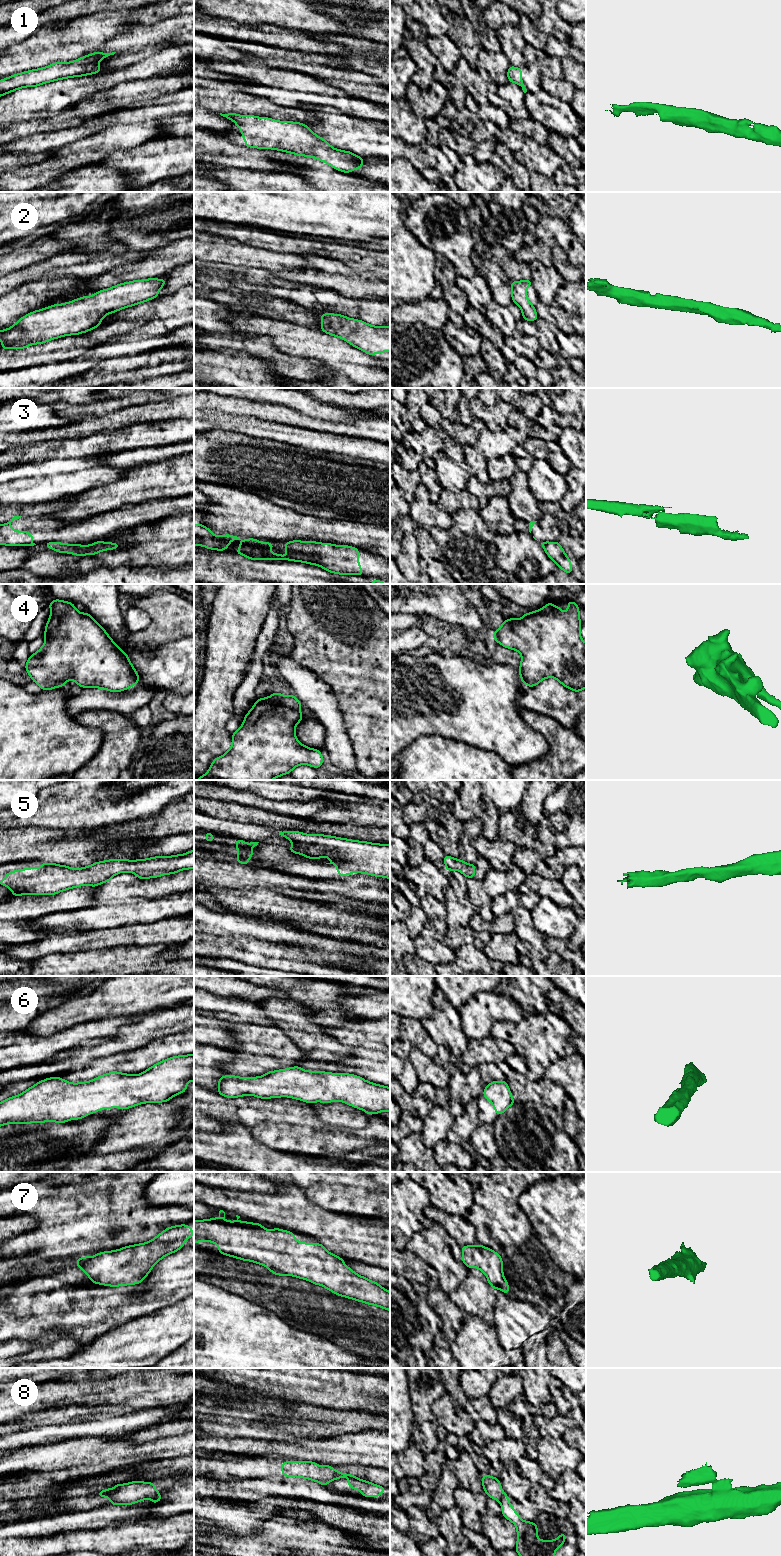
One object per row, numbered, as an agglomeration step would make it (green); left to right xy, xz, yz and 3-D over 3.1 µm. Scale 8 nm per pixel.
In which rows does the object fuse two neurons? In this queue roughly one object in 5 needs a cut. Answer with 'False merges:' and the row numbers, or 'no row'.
False merges: 3, 8

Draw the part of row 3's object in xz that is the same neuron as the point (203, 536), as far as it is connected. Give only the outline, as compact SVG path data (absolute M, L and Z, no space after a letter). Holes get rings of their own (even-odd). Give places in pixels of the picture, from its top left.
M194 524L194 545L203 546L211 550L224 551L233 540L241 540L240 537L225 534L216 536L203 524ZM247 539L241 540L244 542Z

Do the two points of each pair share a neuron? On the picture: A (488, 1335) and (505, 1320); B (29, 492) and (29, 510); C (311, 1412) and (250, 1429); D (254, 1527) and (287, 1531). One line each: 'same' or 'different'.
A: different
B: different
C: same
D: different

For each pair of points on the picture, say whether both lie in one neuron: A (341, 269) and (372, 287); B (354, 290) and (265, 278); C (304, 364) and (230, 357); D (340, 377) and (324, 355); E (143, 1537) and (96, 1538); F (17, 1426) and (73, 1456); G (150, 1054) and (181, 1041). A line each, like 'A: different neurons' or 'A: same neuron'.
A: same neuron
B: different neurons
C: different neurons
D: different neurons
E: same neuron
F: different neurons
G: same neuron

